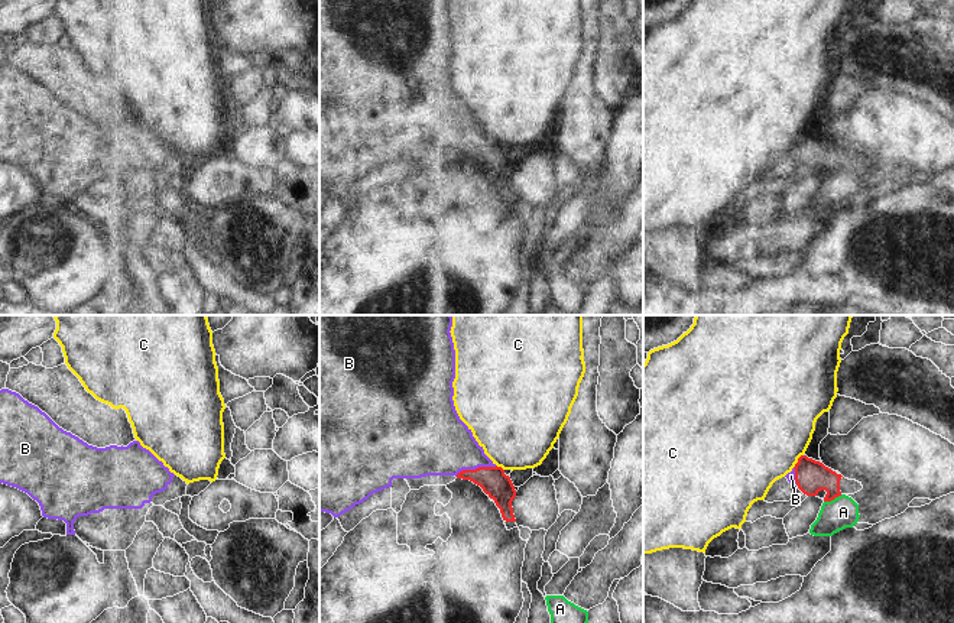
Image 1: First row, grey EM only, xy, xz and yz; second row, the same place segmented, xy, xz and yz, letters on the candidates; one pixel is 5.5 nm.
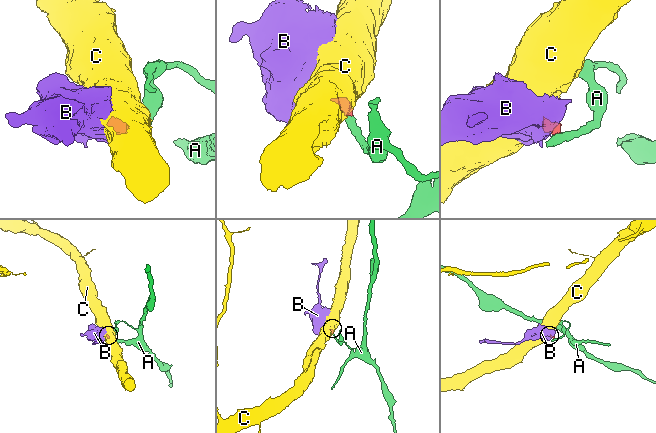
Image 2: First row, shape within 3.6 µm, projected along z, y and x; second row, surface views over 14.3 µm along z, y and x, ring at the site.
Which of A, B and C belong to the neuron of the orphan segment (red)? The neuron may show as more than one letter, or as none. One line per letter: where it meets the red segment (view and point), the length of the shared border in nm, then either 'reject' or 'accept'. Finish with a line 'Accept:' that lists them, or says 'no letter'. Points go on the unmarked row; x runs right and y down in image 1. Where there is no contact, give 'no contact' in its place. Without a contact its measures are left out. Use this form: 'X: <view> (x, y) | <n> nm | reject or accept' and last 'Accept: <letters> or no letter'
A: yz (833, 175) | 110 nm | reject
B: xz (476, 145) | 240 nm | accept
C: yz (798, 138) | 100 nm | reject
Accept: B

